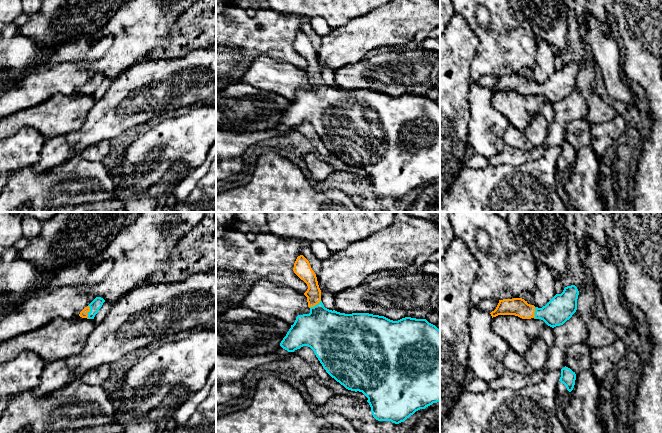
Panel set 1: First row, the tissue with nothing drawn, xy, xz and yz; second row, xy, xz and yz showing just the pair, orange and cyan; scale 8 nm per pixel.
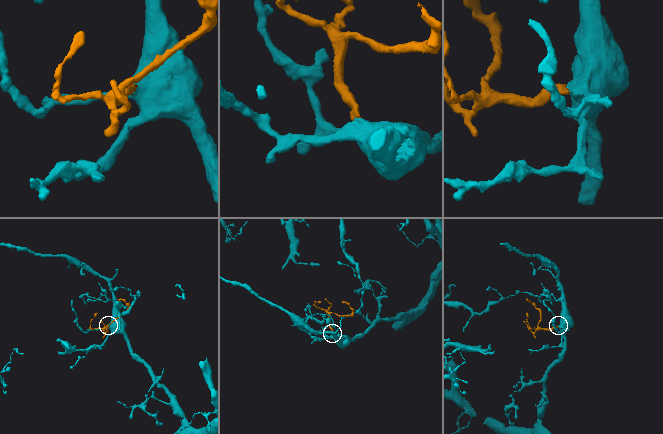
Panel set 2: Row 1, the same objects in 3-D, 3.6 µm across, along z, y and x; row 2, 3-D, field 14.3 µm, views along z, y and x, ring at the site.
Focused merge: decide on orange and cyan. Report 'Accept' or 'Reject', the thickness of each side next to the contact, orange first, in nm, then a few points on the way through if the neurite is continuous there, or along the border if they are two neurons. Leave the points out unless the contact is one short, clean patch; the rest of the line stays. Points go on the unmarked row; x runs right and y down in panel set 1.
Accept. Thickness 60 nm (orange) against 90 nm. Path across: xy (83, 89), (88, 87), (96, 80)

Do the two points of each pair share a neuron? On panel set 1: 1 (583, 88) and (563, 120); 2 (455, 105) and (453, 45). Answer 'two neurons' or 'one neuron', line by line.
1: one neuron
2: one neuron

